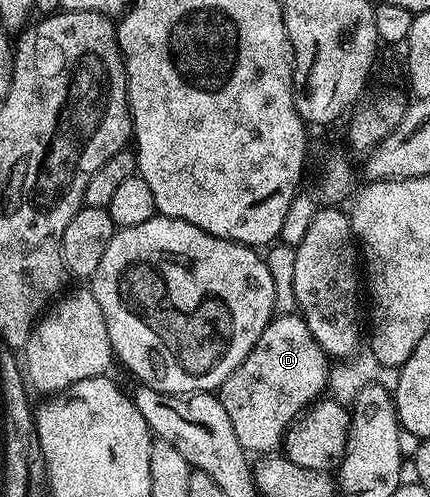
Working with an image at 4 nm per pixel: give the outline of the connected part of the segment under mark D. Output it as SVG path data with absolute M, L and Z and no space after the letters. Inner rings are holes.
M293 311L273 316L266 331L258 335L258 343L254 343L250 355L242 359L240 366L222 382L218 390L222 407L226 407L226 416L234 426L234 435L238 435L238 443L242 443L244 450L252 455L268 455L279 450L288 426L325 392L329 368L328 354L314 339L310 327L299 312Z

